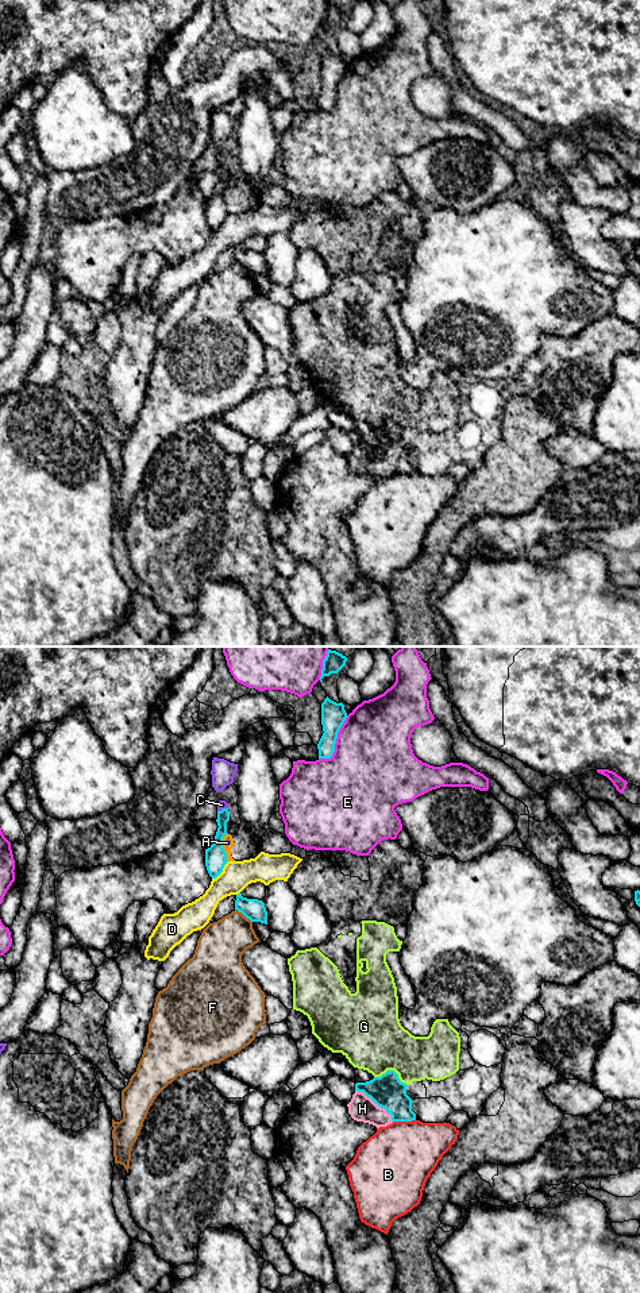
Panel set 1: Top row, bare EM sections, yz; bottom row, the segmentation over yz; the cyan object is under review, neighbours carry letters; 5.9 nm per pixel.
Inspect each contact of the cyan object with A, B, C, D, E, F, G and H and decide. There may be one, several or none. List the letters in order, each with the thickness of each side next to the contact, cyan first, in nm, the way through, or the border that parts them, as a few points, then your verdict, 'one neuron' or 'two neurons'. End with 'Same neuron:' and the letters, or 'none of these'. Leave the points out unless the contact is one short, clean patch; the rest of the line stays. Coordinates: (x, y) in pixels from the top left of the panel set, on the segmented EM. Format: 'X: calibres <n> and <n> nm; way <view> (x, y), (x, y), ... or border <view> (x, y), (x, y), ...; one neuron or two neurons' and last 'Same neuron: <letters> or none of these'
A: calibres 130 and 70 nm; border yz (227, 833), (222, 846), (228, 860); two neurons
B: calibres 200 and 420 nm; two neurons
C: calibres 90 and 50 nm; two neurons
D: calibres 130 and 180 nm; border yz (228, 861), (212, 879); two neurons
E: calibres 140 and 480 nm; two neurons
F: calibres 130 and 280 nm; two neurons
G: calibres 200 and 380 nm; two neurons
H: calibres 200 and 160 nm; way yz (388, 1092), (377, 1104), (367, 1104), (362, 1108); one neuron
Same neuron: H

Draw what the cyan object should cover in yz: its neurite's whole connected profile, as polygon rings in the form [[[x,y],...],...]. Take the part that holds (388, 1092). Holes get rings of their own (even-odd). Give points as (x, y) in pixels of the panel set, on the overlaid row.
[[[394,1070],[381,1077],[355,1084],[355,1093],[347,1104],[348,1113],[356,1122],[386,1127],[393,1122],[416,1120],[412,1099],[406,1095],[406,1084],[401,1082]]]

